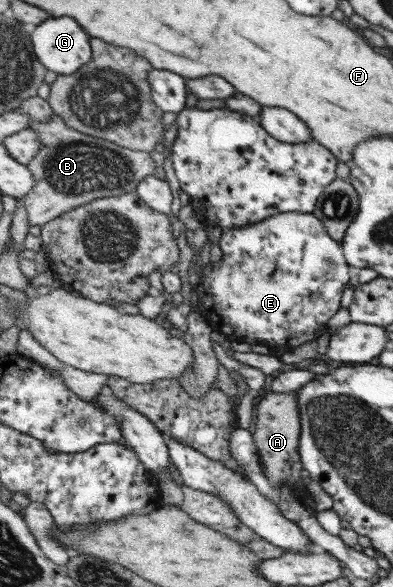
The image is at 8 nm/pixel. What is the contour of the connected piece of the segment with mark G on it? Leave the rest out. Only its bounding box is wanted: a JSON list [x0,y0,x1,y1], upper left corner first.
[30,16,92,75]

